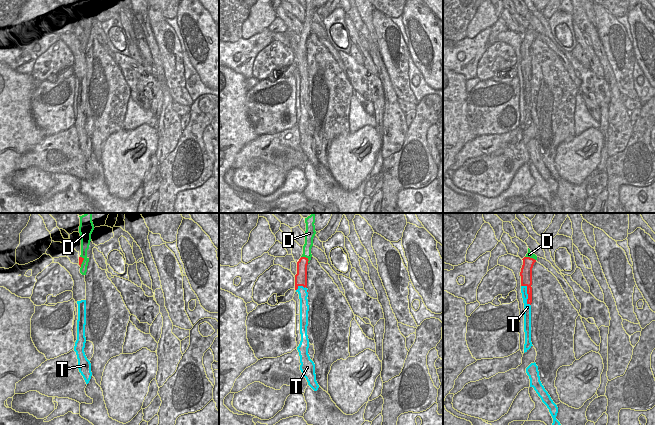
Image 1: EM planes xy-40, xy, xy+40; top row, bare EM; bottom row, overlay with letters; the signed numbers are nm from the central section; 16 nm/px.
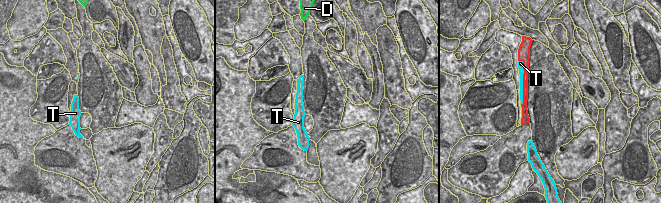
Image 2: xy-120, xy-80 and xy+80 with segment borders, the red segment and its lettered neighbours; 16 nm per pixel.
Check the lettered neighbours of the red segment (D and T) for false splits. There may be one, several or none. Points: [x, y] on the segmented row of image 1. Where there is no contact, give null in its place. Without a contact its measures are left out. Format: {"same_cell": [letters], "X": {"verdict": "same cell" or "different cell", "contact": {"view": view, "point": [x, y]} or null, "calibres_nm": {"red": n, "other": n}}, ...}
{"same_cell": ["D"], "D": {"verdict": "same cell", "contact": {"view": "xy", "point": [306, 258]}, "calibres_nm": {"red": 160, "other": 130}}, "T": {"verdict": "different cell", "contact": {"view": "xy+40", "point": [527, 293]}, "calibres_nm": {"red": 190, "other": 130}}}

